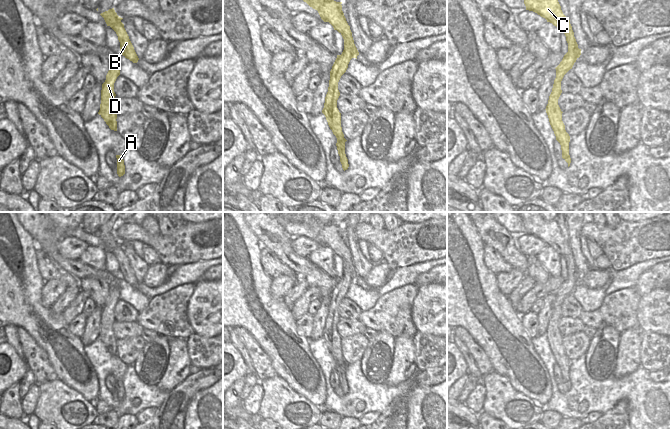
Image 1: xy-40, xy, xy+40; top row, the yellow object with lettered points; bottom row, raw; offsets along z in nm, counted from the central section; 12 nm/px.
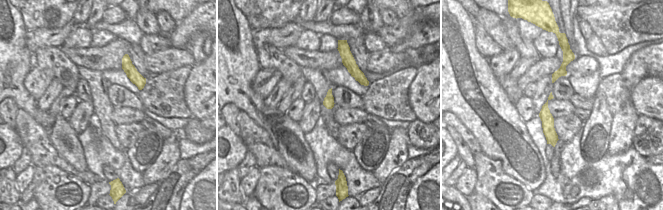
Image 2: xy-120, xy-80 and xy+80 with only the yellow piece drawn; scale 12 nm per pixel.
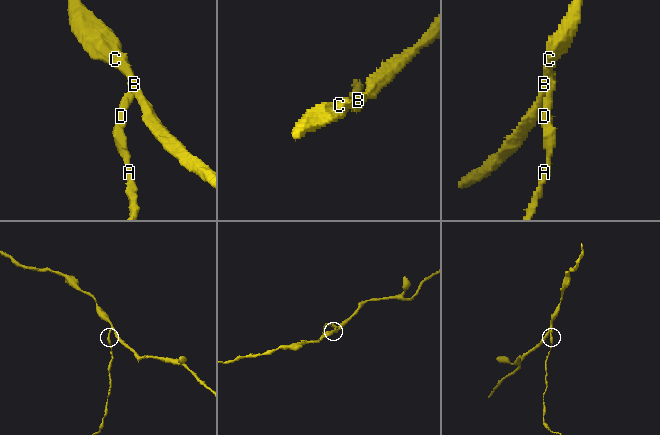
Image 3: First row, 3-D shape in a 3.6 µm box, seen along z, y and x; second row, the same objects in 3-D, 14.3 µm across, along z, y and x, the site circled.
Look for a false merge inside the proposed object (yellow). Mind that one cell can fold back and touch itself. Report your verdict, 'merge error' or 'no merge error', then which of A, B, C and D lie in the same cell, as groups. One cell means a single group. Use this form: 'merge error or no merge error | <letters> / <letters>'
merge error | A D / B C

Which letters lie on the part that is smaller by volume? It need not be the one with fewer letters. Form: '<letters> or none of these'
A, D

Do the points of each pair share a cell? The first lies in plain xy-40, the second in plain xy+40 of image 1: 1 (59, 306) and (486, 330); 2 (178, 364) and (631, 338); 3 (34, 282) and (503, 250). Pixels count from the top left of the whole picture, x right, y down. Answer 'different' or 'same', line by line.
1: different
2: same
3: different

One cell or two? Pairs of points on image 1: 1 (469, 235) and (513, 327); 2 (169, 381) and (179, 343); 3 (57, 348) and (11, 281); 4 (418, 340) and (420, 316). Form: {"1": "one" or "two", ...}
{"1": "one", "2": "one", "3": "one", "4": "two"}

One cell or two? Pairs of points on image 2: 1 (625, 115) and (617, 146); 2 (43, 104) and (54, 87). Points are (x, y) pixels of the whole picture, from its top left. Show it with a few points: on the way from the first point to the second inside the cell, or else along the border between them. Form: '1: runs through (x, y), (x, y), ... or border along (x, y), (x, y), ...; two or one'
1: runs through (623, 123), (620, 138); one
2: runs through (46, 100), (53, 91); one

